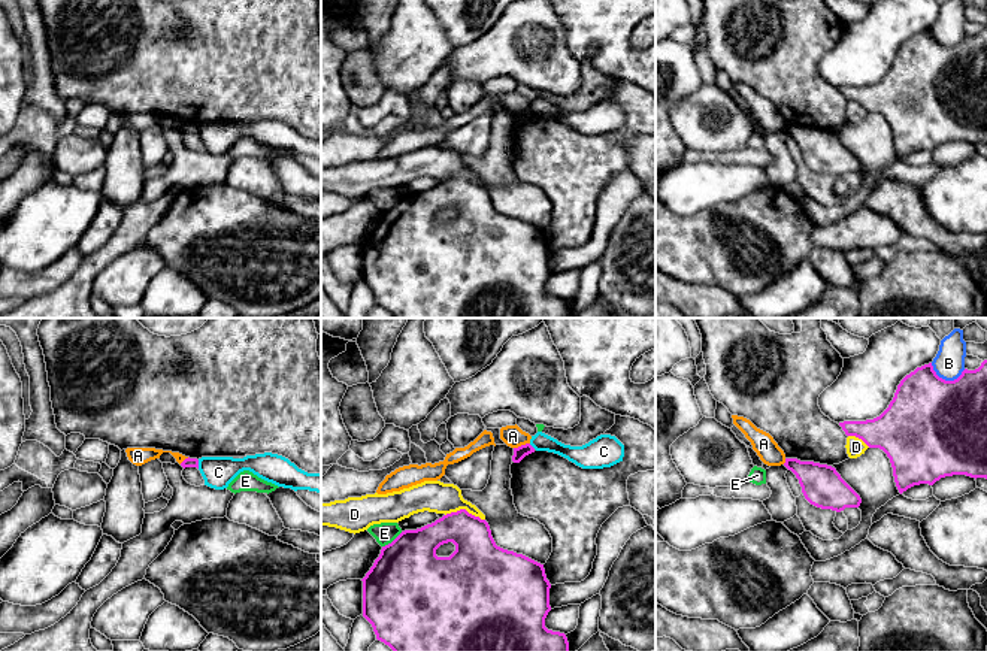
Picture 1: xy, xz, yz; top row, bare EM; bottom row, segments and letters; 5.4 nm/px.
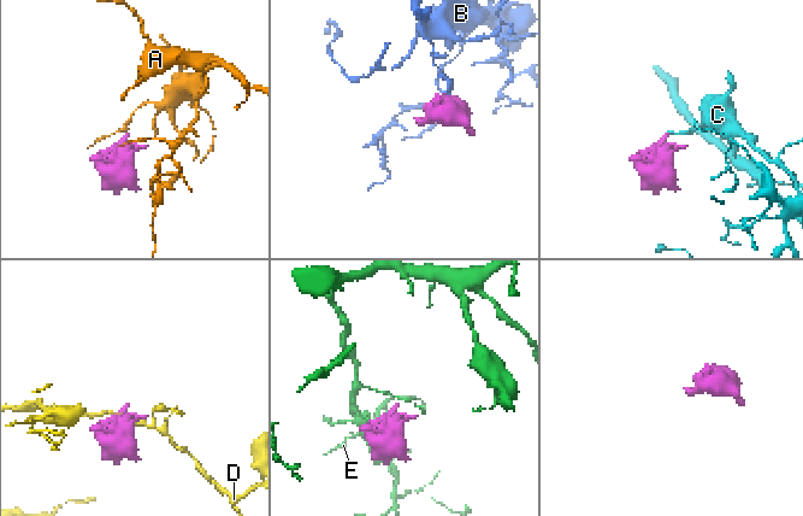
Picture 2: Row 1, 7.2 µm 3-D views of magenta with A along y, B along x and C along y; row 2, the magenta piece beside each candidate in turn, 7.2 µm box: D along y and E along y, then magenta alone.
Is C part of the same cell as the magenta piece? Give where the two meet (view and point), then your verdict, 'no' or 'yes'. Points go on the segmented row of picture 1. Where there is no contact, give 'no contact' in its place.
xy (197, 465) | no

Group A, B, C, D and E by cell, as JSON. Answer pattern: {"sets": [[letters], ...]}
{"sets": [["A"], ["B"], ["C"], ["D"], ["E"]]}

